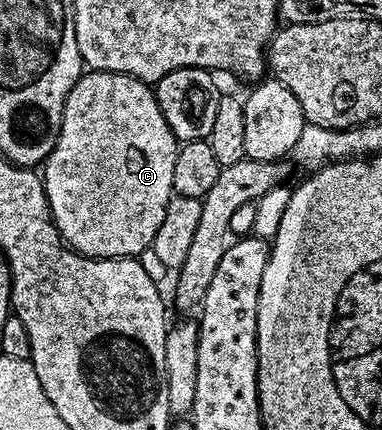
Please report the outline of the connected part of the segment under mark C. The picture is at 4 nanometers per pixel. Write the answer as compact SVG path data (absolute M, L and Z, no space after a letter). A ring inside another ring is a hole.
M99 71L85 72L76 80L74 87L66 95L66 103L62 111L60 134L58 135L50 155L44 160L42 166L42 180L48 206L52 212L52 222L56 230L64 238L64 244L86 257L134 257L139 258L142 251L152 247L154 235L158 235L158 226L166 216L166 203L173 197L172 184L174 183L174 159L178 142L176 136L170 131L162 111L158 107L153 86L147 81L139 81L130 75L121 73L101 73Z

